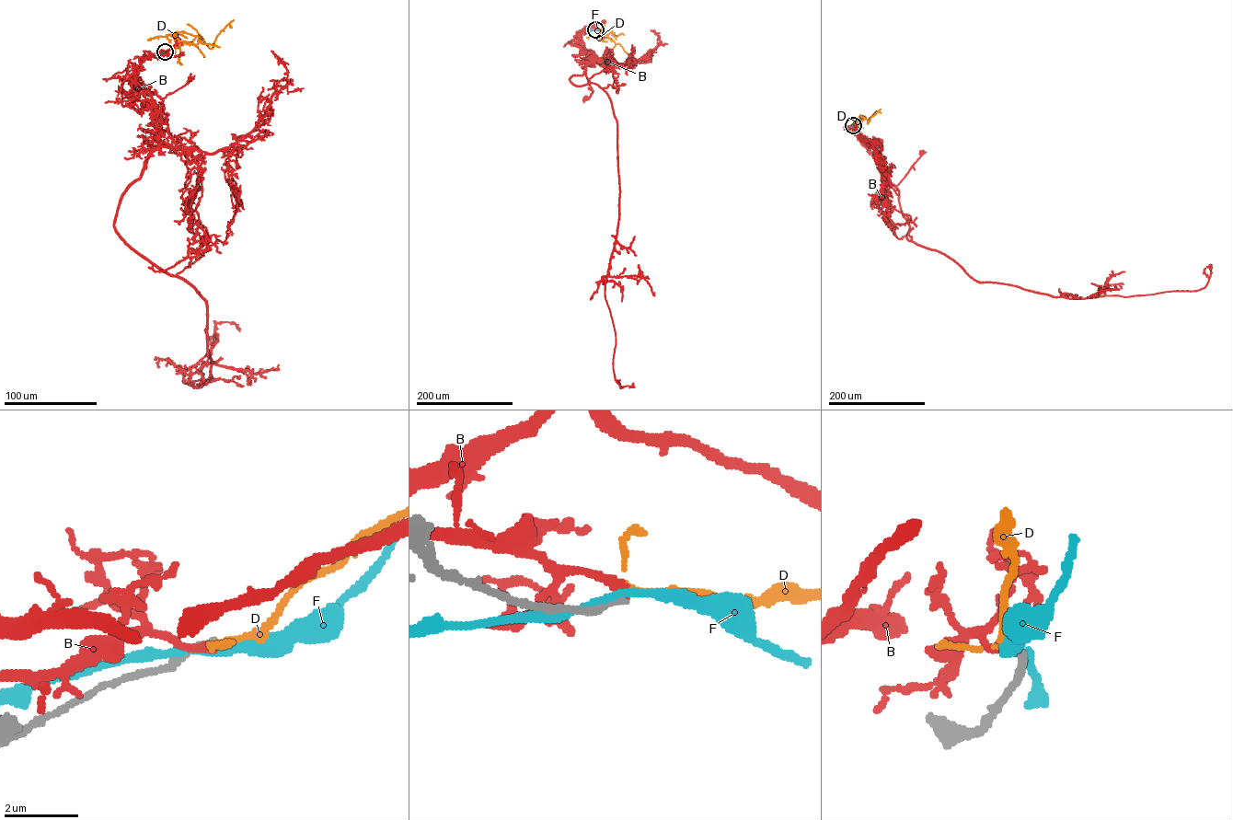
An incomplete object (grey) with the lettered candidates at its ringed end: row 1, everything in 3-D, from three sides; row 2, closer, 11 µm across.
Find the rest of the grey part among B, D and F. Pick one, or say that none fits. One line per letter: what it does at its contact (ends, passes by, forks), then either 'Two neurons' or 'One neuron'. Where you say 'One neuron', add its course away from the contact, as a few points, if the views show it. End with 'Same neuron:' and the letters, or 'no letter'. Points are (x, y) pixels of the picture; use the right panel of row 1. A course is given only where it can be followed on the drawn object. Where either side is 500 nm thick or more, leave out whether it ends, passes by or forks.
B: It ends there. Two neurons
D: It passes by. One neuron. Its course: (853, 125), (860, 115), (867, 120), (867, 123), (878, 110), (881, 112)
F: It passes by. Two neurons
Same neuron: D

